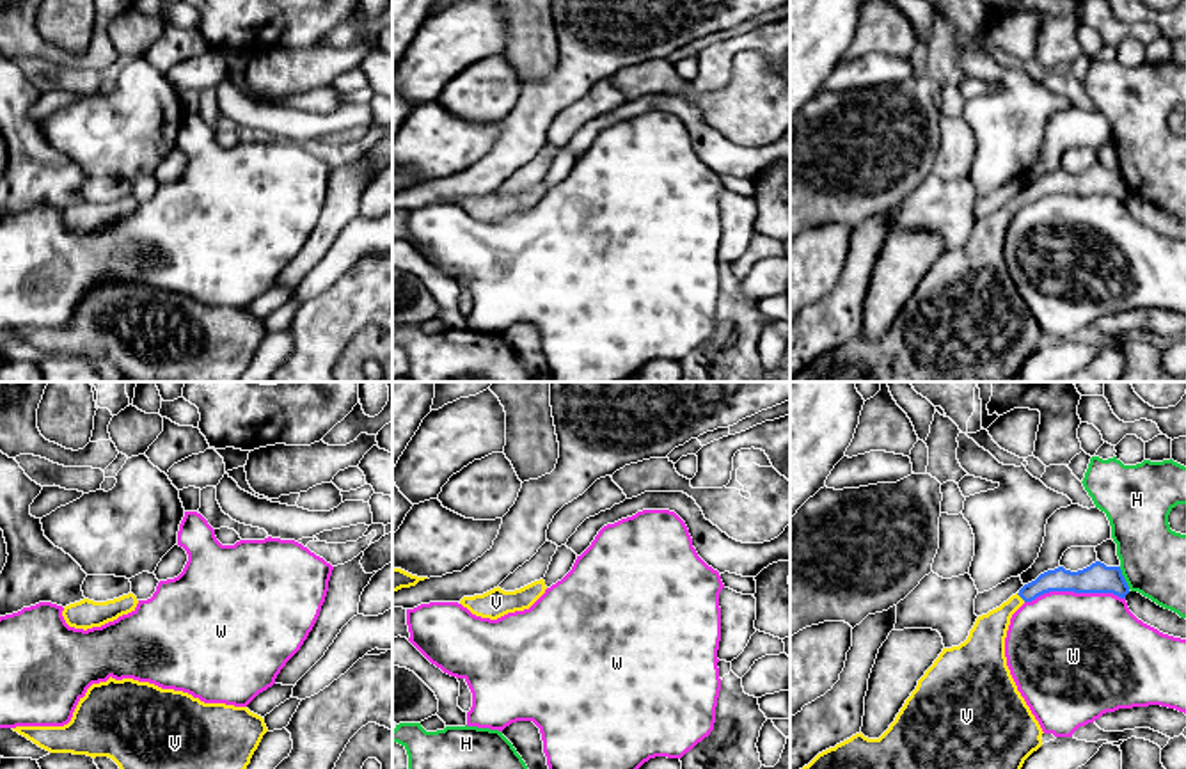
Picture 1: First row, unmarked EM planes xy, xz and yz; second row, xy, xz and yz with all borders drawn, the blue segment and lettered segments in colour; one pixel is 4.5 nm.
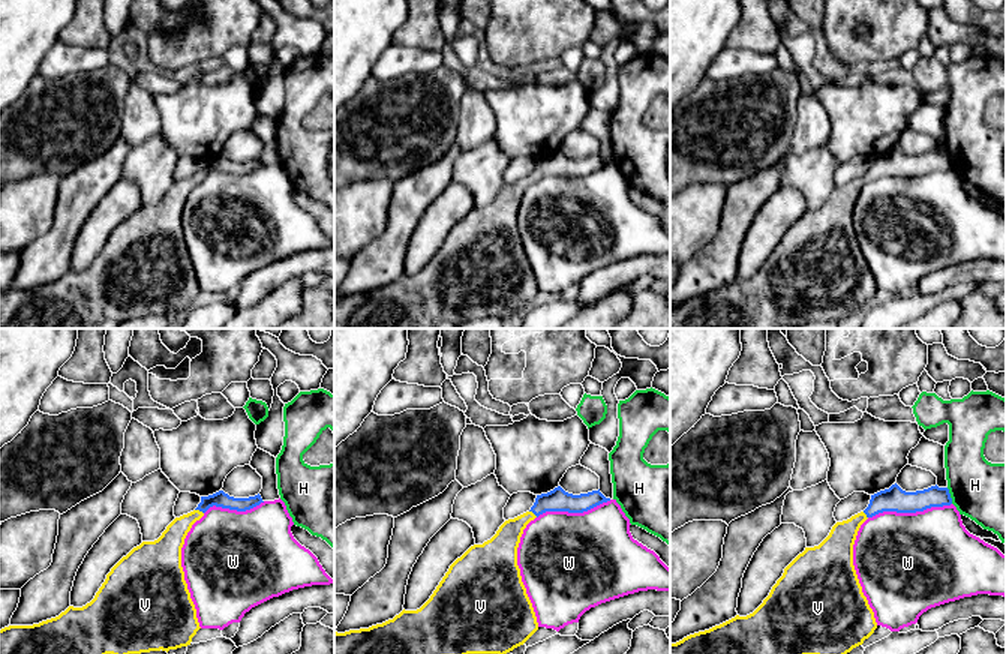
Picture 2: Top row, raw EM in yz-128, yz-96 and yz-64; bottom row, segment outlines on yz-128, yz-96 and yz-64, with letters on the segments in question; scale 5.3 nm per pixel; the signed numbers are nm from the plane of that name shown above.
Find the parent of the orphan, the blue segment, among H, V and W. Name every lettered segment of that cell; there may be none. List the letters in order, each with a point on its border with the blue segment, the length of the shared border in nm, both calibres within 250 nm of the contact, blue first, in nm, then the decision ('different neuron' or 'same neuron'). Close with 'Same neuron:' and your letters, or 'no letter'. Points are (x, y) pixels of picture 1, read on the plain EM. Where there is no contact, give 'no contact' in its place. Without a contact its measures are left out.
H: meets blue in yz at (1122, 180); contact 120 nm long; 140 nm thick on the blue side, 300 nm on the other; different neuron
V: meets blue in yz at (1021, 199); contact 60 nm long; 110 nm thick on the blue side, 170 nm on the other; same neuron
W: meets blue in yz at (1075, 194); contact 460 nm long; 140 nm thick on the blue side, 500 nm on the other; different neuron
Same neuron: V

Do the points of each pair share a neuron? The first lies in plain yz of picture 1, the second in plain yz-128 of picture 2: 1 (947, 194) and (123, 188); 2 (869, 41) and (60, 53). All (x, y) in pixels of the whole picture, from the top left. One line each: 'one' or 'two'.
1: two
2: two

